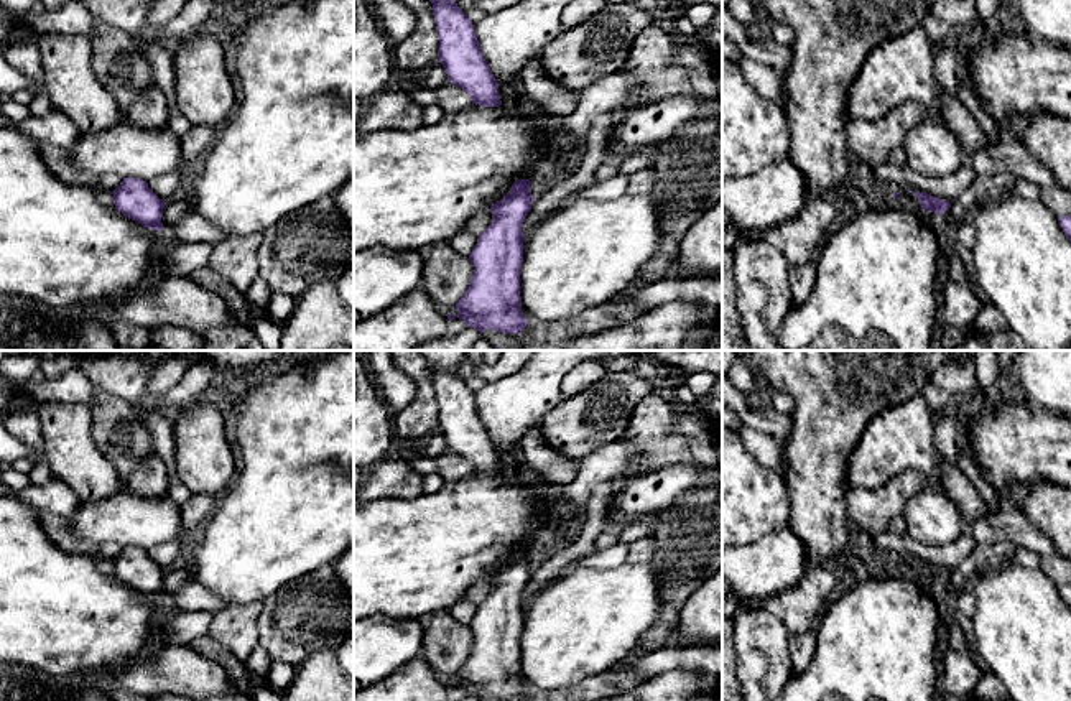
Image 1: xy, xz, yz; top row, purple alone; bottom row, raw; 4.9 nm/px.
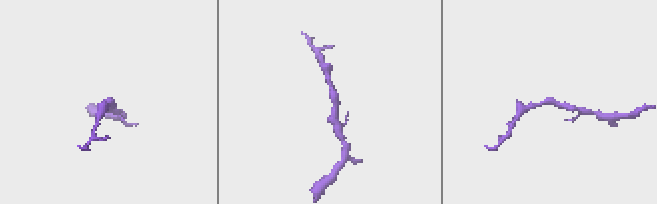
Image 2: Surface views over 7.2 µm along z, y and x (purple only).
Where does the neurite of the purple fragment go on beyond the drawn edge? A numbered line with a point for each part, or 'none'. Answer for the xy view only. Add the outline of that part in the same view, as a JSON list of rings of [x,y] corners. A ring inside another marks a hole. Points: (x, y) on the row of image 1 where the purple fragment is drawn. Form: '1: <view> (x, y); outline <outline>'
none

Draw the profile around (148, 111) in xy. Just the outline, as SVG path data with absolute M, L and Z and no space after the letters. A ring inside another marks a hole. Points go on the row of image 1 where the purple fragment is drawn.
M156 82L137 97L128 112L128 122L140 128L168 127L168 117L166 100Z

